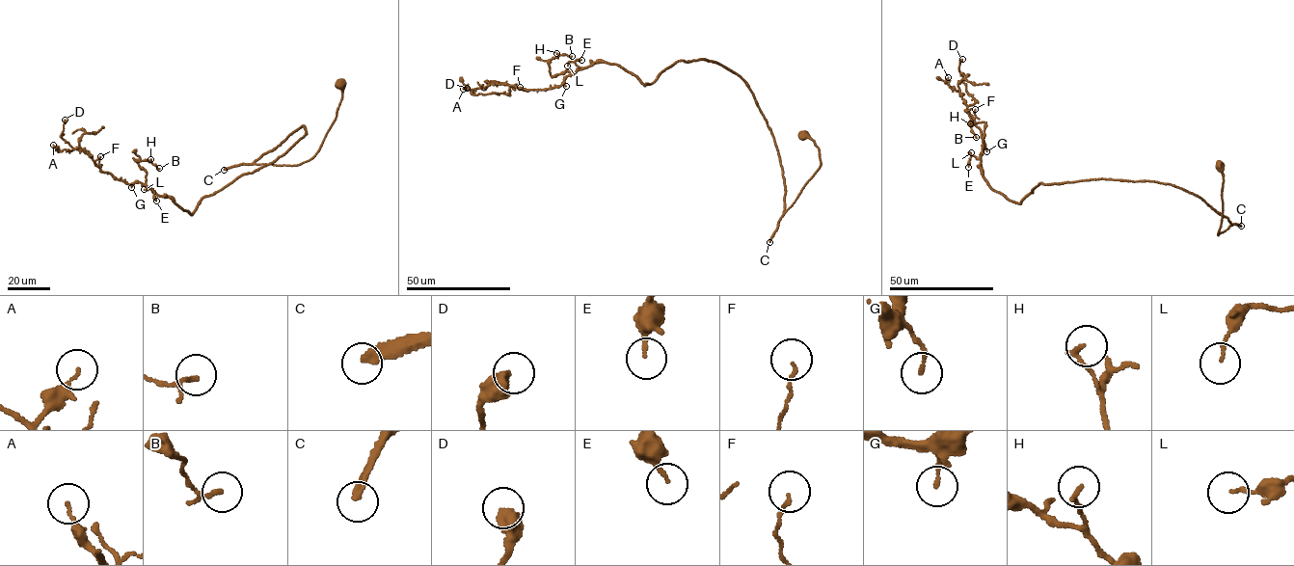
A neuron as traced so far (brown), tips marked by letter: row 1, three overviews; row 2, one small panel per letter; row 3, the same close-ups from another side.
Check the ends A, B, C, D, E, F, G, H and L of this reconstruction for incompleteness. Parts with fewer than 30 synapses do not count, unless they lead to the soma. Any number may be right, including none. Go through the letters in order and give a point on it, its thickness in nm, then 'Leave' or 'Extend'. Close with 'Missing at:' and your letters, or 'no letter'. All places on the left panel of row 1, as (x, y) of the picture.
A: Place: (53, 145). Thickness 110 nm. Leave
B: Place: (159, 168). Thickness 120 nm. Leave
C: Place: (224, 170). Thickness 280 nm. Extend
D: Place: (65, 120). Thickness 550 nm. Leave
E: Place: (156, 201). Thickness 140 nm. Leave
F: Place: (100, 156). Thickness 90 nm. Leave
G: Place: (131, 187). Thickness 130 nm. Leave
H: Place: (150, 159). Thickness 160 nm. Leave
L: Place: (144, 189). Thickness 100 nm. Leave
Missing at: C

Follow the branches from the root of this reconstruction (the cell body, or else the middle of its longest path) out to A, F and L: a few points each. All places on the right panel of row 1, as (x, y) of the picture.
A: (1220, 167), (1218, 235), (1226, 217), (1154, 181), (1040, 182), (1014, 202), (984, 178), (981, 132), (948, 77)
F: (1220, 167), (1218, 235), (1226, 217), (1154, 181), (1040, 182), (1014, 202), (984, 178), (975, 109)
L: (1220, 167), (1218, 235), (1226, 217), (1154, 181), (1040, 182), (1014, 202), (988, 186), (971, 152)

